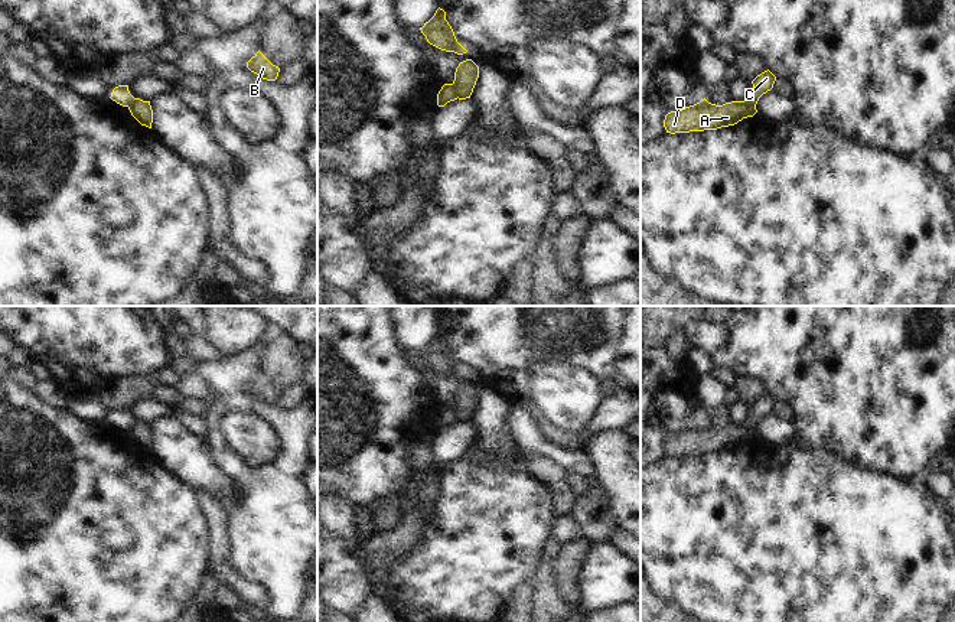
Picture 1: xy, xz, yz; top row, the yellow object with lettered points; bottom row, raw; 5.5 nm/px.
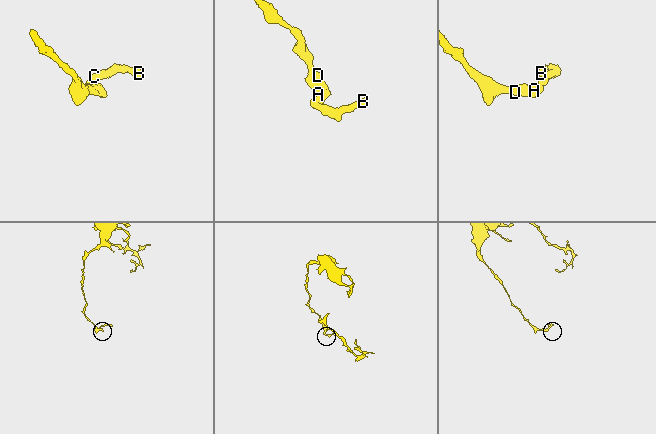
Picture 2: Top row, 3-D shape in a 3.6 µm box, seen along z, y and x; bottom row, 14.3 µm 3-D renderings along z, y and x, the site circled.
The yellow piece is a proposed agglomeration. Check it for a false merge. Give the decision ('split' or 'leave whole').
split

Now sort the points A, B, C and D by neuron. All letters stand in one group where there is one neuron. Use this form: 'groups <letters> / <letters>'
groups A D / B C

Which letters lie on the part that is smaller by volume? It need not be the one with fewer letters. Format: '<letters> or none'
B, C

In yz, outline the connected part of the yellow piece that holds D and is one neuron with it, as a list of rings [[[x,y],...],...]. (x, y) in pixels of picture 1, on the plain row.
[[[704,421],[694,429],[668,436],[664,450],[671,457],[717,453],[734,449],[743,442],[753,440],[756,436],[756,427],[749,423],[716,429]]]

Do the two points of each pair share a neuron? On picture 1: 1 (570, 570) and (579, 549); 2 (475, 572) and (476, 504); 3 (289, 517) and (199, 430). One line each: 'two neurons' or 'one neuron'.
1: one neuron
2: one neuron
3: two neurons

